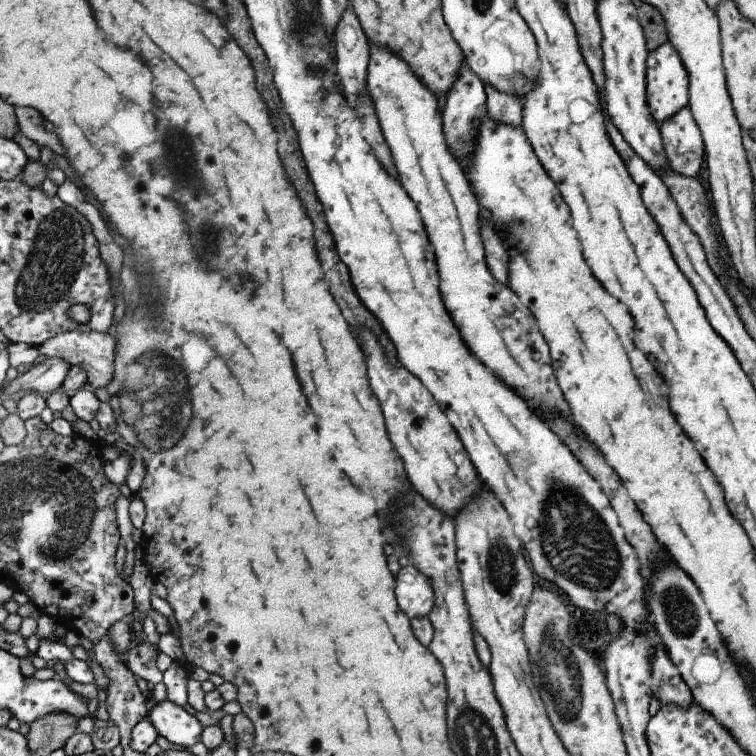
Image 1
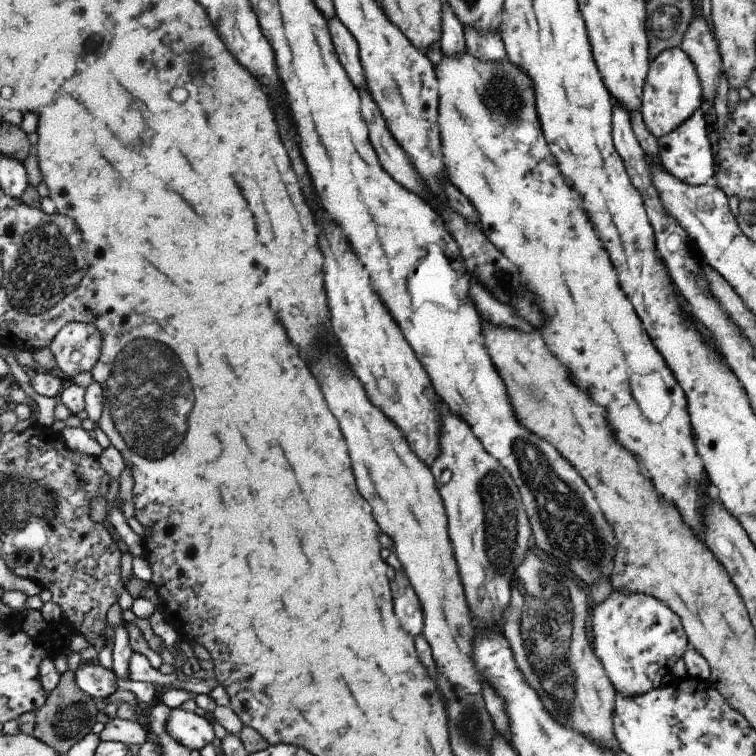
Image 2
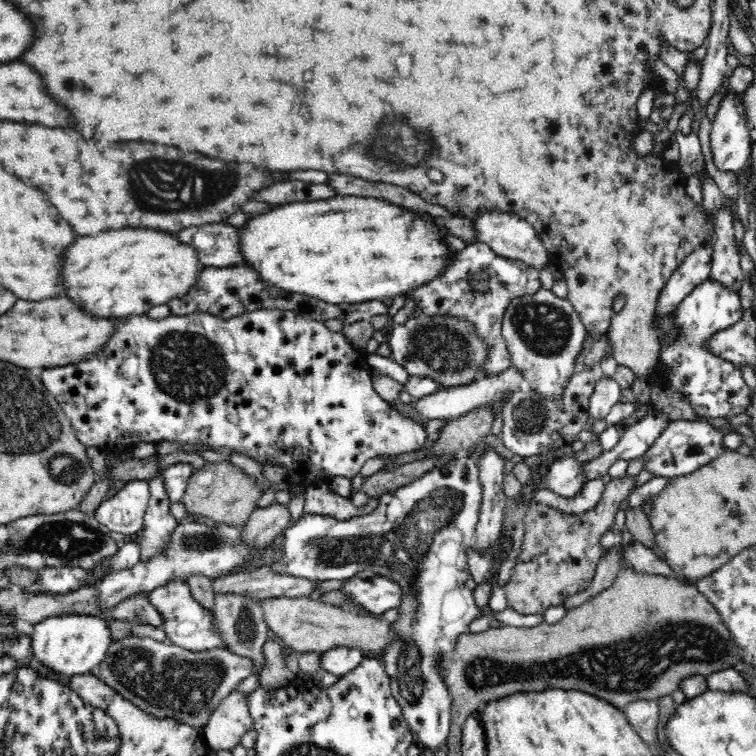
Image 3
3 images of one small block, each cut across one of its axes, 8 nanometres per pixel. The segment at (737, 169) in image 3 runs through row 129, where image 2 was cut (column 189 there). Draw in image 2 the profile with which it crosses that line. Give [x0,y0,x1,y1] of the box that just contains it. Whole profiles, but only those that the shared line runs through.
[169,708,215,750]

